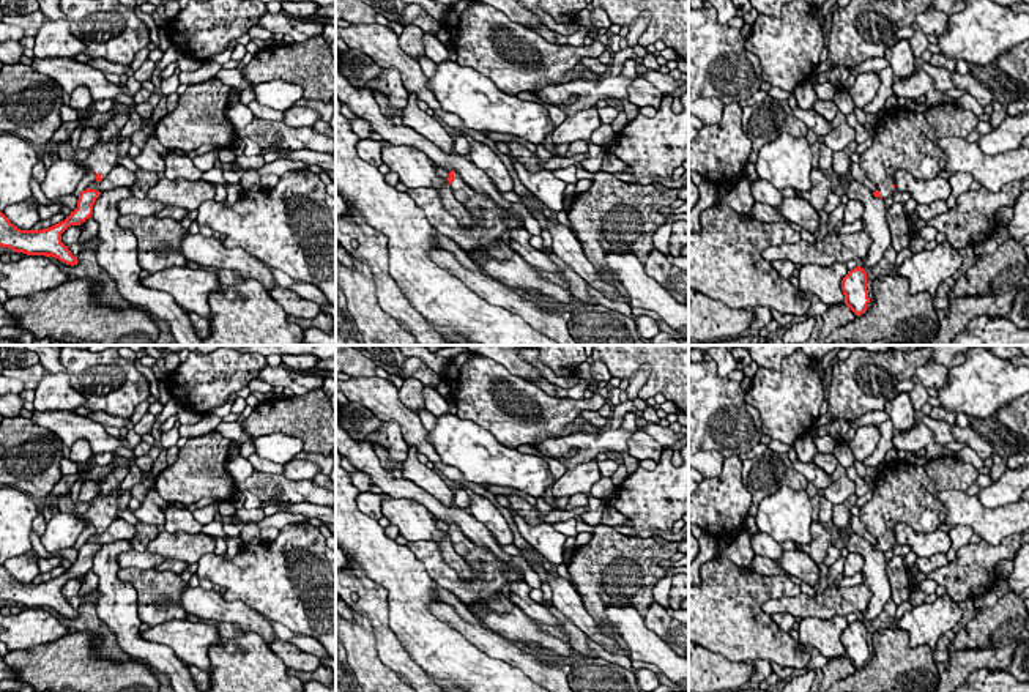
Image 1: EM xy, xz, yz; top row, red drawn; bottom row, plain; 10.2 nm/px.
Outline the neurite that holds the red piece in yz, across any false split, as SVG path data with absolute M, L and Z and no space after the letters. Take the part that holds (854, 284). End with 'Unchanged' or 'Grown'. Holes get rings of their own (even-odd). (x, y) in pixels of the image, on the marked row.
M859 265L848 271L841 281L841 290L845 295L845 304L859 317L865 314L870 303L867 290L867 273Z. Unchanged

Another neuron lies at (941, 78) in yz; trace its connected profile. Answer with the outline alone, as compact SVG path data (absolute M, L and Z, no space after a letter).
M927 61L922 65L920 69L923 69L933 79L933 90L947 91L950 88L955 88L955 84L952 80L952 74L955 71L931 66Z

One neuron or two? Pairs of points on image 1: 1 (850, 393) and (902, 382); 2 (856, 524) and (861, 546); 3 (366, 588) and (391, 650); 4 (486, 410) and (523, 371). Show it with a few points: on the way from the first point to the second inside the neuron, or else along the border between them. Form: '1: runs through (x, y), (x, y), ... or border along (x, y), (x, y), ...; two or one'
1: runs through (853, 375), (867, 361), (884, 361), (887, 364); one
2: border along (850, 528), (872, 546); two
3: runs through (374, 604), (383, 634); one
4: border along (495, 361), (527, 380); two

